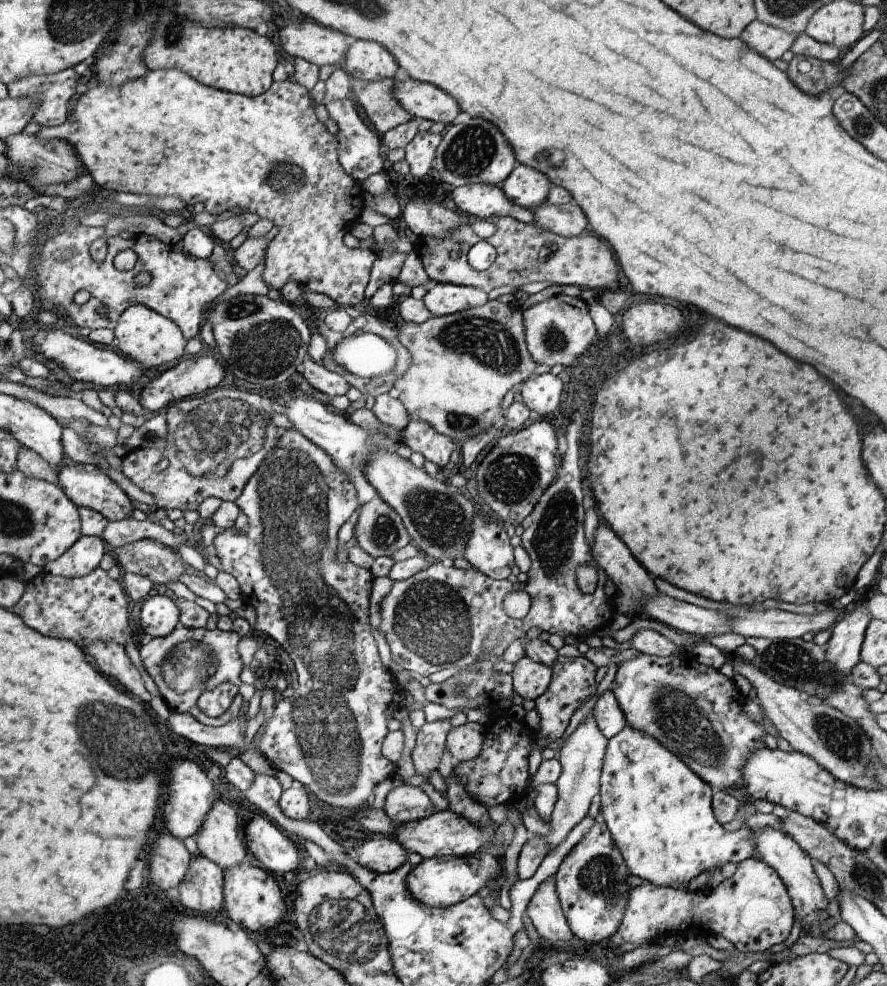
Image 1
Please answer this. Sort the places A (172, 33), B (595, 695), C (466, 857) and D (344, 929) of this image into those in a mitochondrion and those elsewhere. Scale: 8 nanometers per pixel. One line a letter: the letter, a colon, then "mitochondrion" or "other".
A: mitochondrion
B: other
C: other
D: mitochondrion

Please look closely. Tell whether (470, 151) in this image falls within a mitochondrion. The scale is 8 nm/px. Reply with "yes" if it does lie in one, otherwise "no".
yes

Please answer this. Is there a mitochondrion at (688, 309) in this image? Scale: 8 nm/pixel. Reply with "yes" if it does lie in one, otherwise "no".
no

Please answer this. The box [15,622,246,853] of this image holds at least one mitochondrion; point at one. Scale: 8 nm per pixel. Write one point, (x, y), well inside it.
(105, 732)

